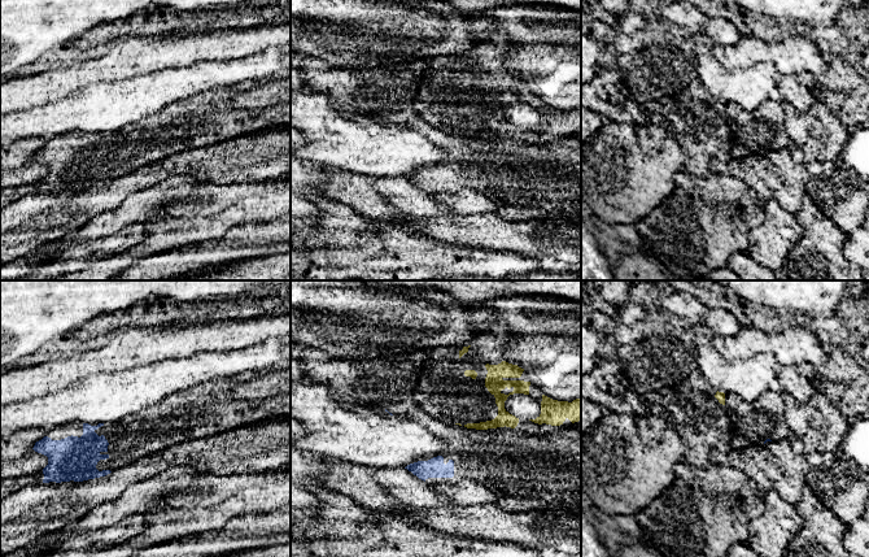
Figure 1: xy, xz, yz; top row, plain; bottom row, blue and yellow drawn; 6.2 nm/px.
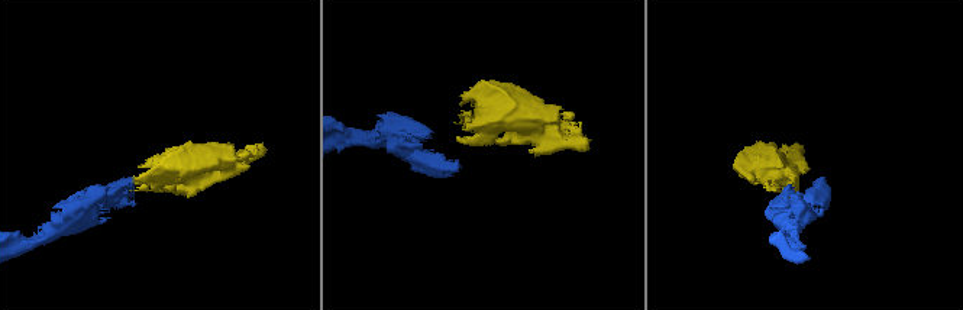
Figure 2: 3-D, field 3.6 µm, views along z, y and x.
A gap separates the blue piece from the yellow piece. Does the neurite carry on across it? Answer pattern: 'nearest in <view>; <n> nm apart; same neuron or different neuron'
nearest in xz; 220 nm apart; different neuron

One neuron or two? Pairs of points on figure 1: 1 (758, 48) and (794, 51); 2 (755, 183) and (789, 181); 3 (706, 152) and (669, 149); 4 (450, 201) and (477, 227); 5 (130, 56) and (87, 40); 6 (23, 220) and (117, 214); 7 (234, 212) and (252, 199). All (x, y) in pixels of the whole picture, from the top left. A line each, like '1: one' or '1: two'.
1: one
2: one
3: two
4: two
5: two
6: two
7: one

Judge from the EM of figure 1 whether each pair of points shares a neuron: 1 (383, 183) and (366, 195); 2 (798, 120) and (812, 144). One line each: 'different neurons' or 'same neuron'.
1: different neurons
2: different neurons

